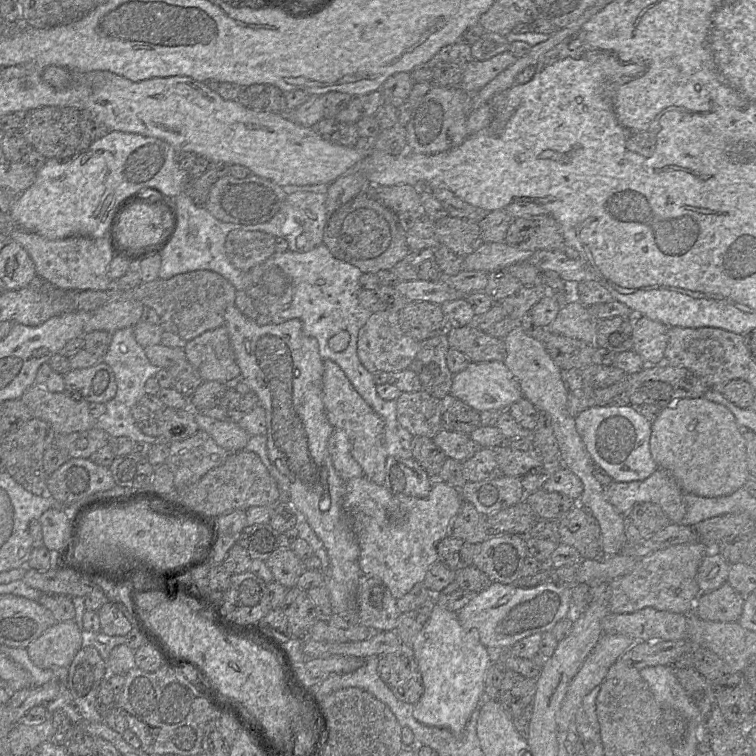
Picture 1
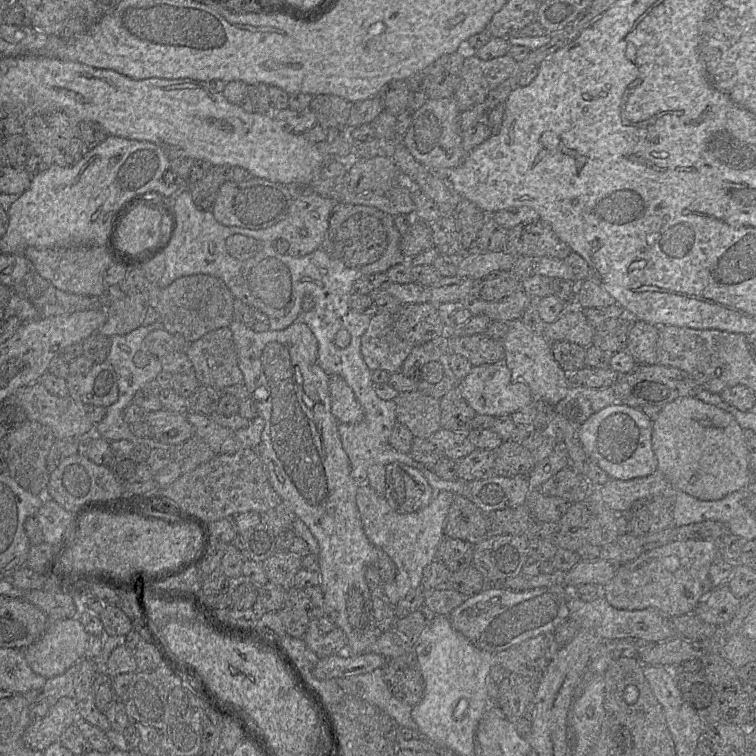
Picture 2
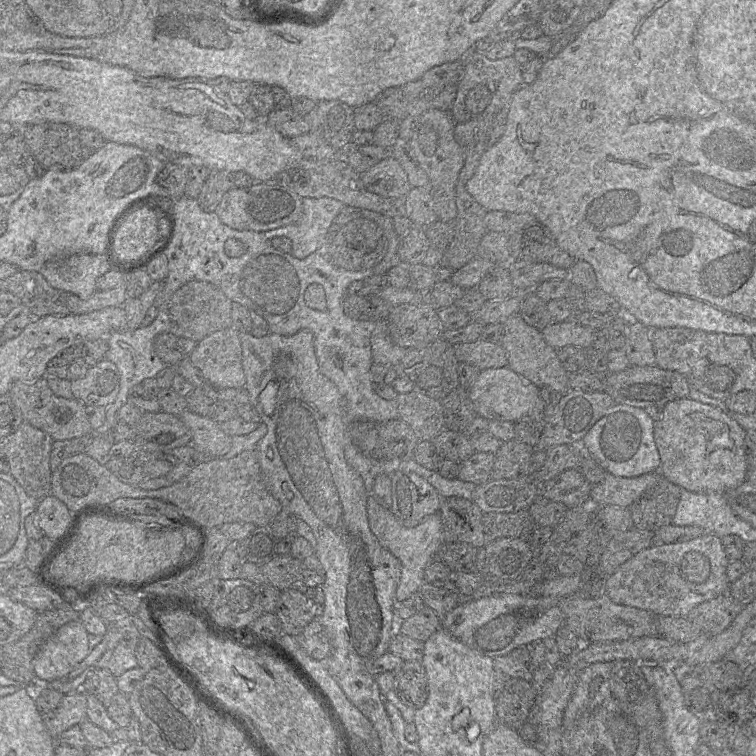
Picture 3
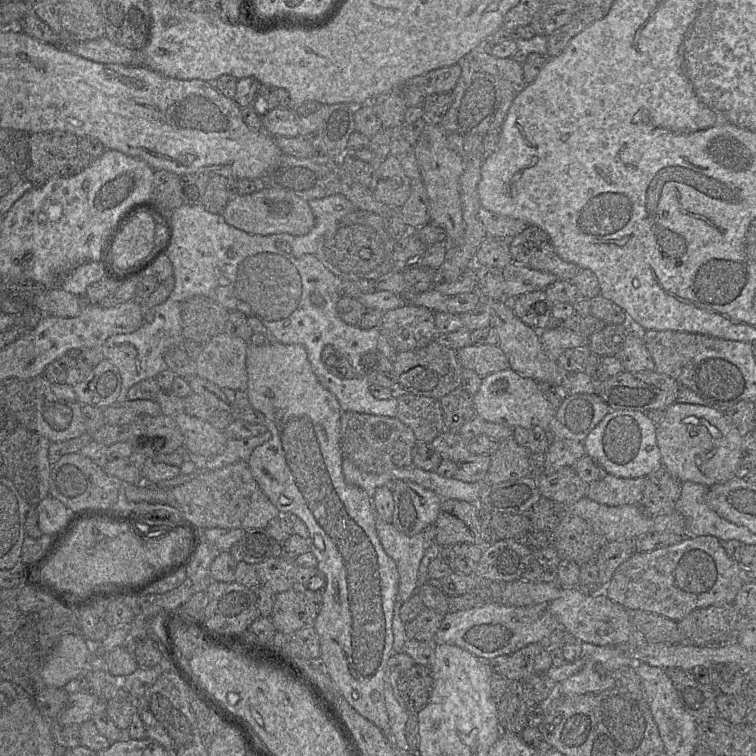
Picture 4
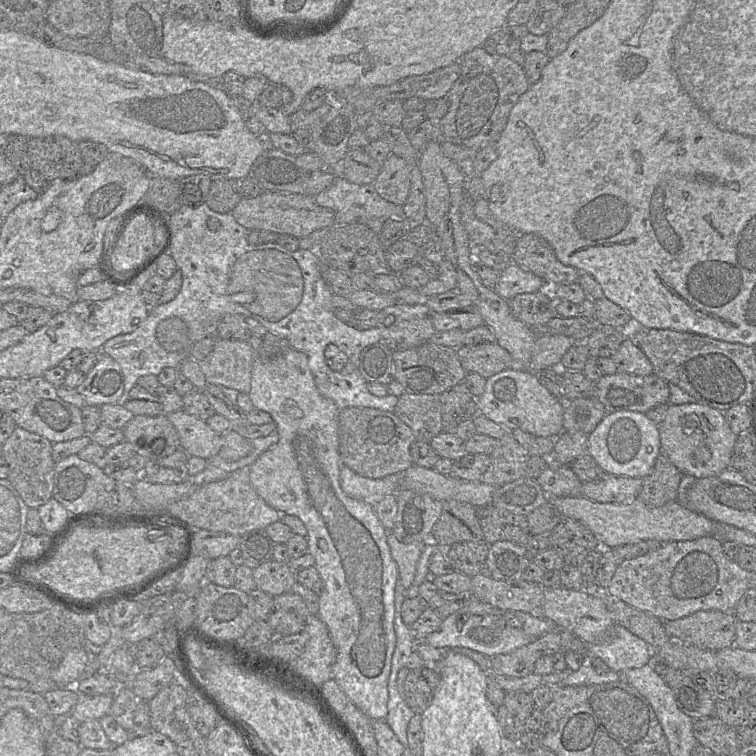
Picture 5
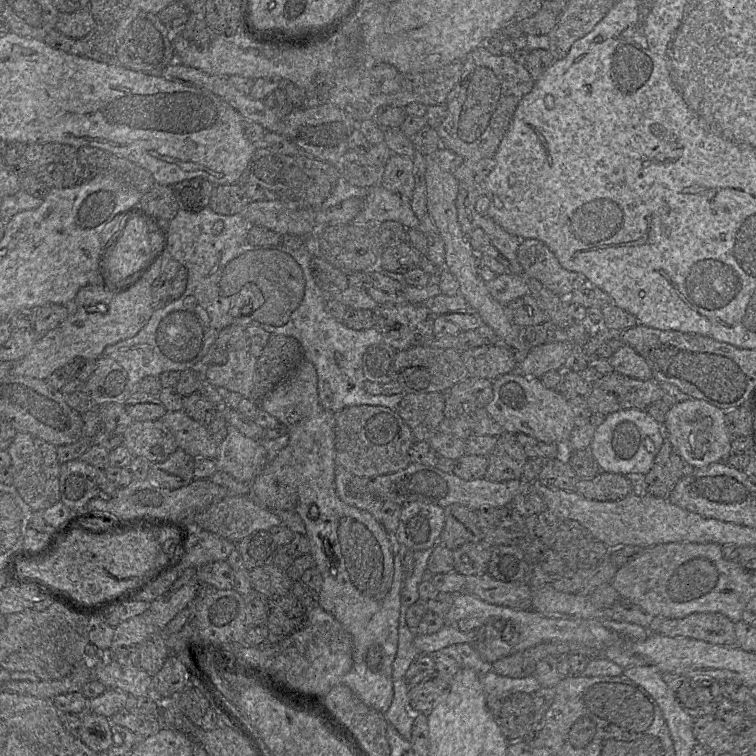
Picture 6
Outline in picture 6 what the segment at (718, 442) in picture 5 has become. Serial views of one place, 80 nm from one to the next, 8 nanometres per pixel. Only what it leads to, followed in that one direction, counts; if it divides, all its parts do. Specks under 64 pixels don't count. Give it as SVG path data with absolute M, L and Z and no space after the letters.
M689 399L670 406L663 424L665 440L669 441L683 461L695 469L725 461L732 437L725 426L725 411L699 399Z

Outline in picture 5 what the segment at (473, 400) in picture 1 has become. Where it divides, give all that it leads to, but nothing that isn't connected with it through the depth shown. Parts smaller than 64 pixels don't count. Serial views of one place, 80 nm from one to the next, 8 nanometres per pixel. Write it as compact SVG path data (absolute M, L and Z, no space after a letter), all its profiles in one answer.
M510 368L487 378L484 392L477 398L478 413L508 431L522 430L553 438L563 432L564 403L539 383L535 372L520 368Z

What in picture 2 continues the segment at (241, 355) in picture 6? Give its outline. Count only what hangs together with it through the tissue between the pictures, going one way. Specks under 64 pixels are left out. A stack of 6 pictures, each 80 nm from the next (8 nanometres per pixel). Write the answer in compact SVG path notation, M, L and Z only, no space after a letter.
M228 327L212 330L192 342L186 355L200 385L223 390L244 381L232 332Z

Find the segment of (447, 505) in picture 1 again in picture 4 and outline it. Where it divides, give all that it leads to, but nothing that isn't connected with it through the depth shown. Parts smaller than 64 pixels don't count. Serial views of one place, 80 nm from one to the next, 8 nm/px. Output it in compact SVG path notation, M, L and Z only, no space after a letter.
M376 516L376 530L385 552L395 561L399 572L398 599L407 601L418 590L418 570L428 545L433 541L433 525L414 536L407 536L397 530L391 522Z

